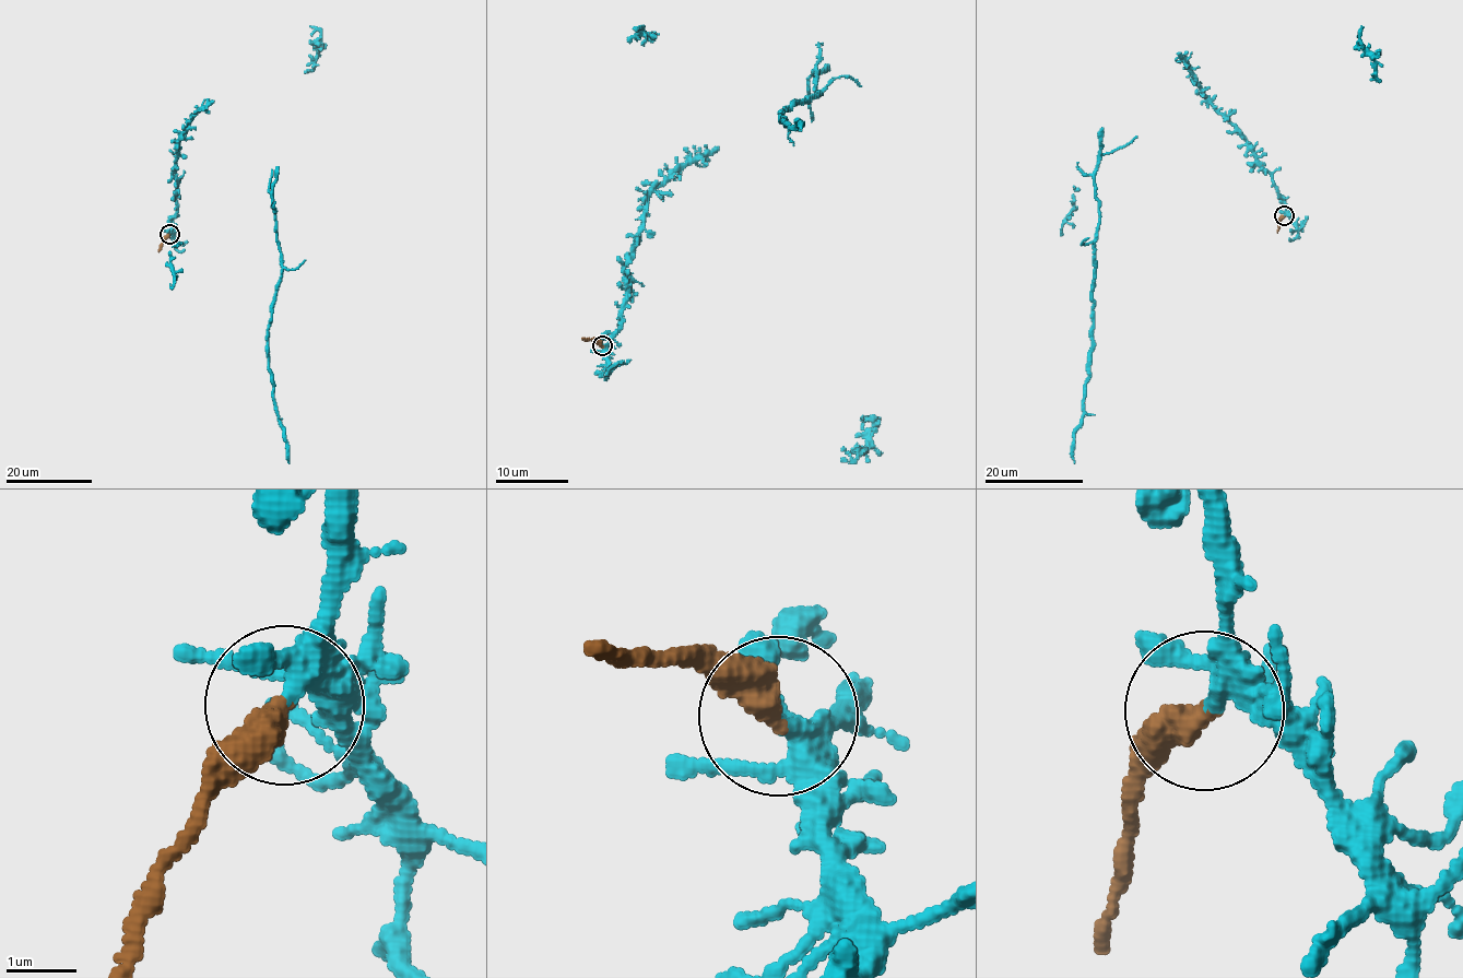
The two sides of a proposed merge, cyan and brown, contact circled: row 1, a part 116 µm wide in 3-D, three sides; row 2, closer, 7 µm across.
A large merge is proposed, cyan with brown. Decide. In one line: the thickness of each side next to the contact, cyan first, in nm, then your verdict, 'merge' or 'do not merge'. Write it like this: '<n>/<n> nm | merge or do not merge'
240/420 nm | do not merge

